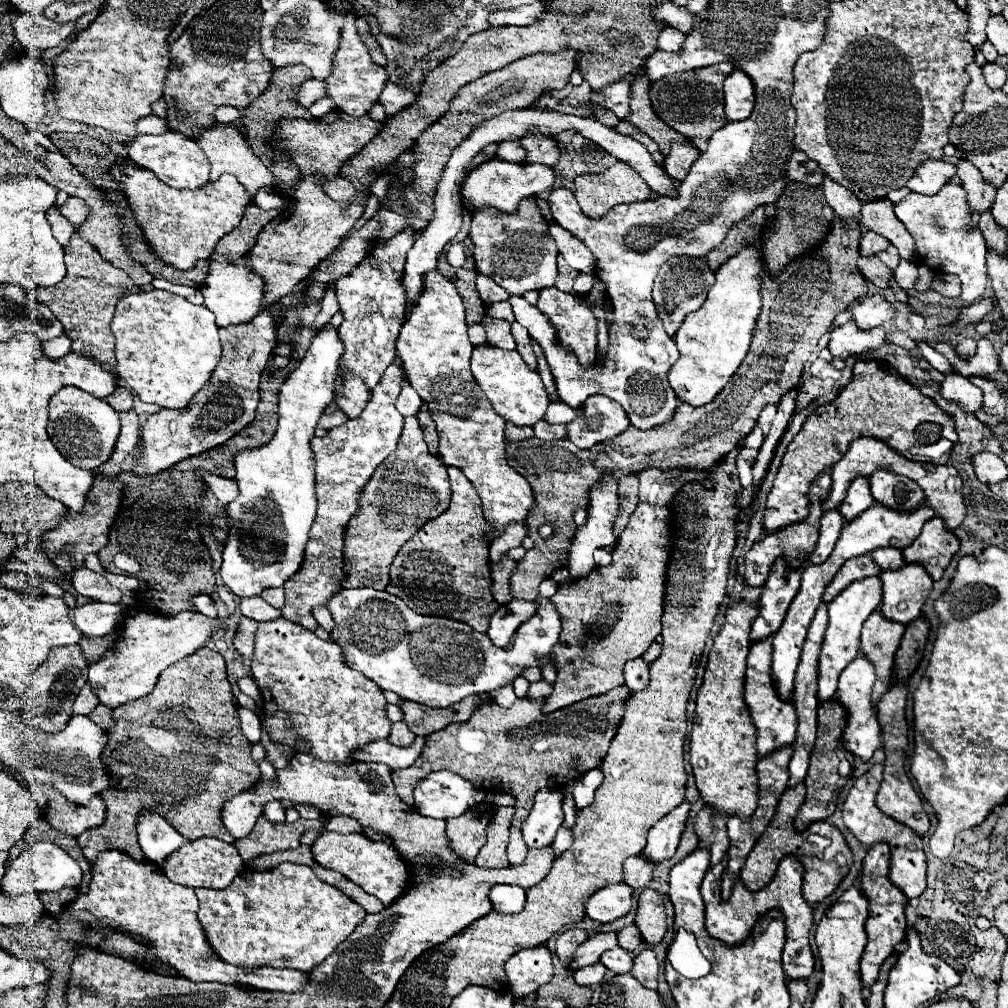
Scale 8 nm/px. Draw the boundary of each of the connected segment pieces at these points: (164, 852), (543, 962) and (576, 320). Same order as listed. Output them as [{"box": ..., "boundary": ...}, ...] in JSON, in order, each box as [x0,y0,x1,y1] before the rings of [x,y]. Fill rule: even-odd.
[{"box":[138,812,188,866],"boundary":[[[144,812],[142,818],[138,820],[138,842],[146,858],[160,866],[164,860],[176,852],[176,848],[182,848],[188,844],[180,832],[176,832],[162,816],[158,814],[148,814]]]},{"box":[506,946,552,998],"boundary":[[[534,946],[520,950],[516,956],[506,960],[506,974],[510,982],[510,992],[516,998],[534,994],[542,984],[552,978],[552,960],[546,946]]]},{"box":[536,280,606,368],"boundary":[[[600,280],[594,282],[592,290],[588,292],[588,298],[592,300],[592,304],[588,304],[580,296],[566,294],[566,292],[558,290],[556,286],[552,286],[552,288],[540,290],[540,300],[536,304],[538,310],[544,316],[548,316],[548,320],[554,324],[560,348],[564,348],[564,352],[568,352],[568,354],[574,354],[578,358],[578,364],[586,366],[586,368],[590,368],[594,364],[594,360],[596,360],[596,330],[598,330],[596,326],[598,326],[598,320],[594,316],[592,308],[596,306],[596,302],[602,302],[606,298],[604,284],[600,284]]]}]

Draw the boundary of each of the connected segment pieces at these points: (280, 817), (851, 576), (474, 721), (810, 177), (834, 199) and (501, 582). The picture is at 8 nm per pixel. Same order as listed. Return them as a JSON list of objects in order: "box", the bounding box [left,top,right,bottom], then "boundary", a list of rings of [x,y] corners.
[{"box":[262,802,286,824],"boundary":[[[268,802],[268,804],[264,804],[262,814],[264,814],[268,820],[272,820],[274,824],[286,822],[286,816],[284,816],[284,806],[282,806],[280,802]]]},{"box":[824,554,880,602],"boundary":[[[864,554],[864,556],[856,556],[852,560],[846,560],[844,566],[838,570],[838,574],[832,578],[832,582],[826,586],[826,592],[824,592],[824,602],[830,602],[834,600],[850,582],[854,580],[860,580],[860,578],[866,578],[866,576],[878,576],[880,574],[880,568],[876,568],[876,562]]]},{"box":[392,686,630,864],"boundary":[[[618,686],[602,696],[580,700],[572,706],[560,708],[556,712],[544,714],[544,700],[516,700],[512,708],[502,708],[492,700],[484,700],[484,704],[472,714],[468,722],[448,724],[444,730],[434,732],[426,738],[426,746],[418,760],[410,768],[394,770],[392,782],[400,800],[408,806],[414,804],[412,790],[414,786],[436,770],[450,770],[460,774],[466,780],[472,780],[482,790],[498,790],[516,796],[516,814],[510,828],[508,842],[508,860],[510,864],[522,864],[528,846],[522,840],[522,820],[526,820],[528,812],[534,806],[534,794],[542,788],[564,788],[566,776],[572,770],[572,762],[580,758],[580,770],[586,772],[596,768],[604,754],[608,752],[608,744],[616,734],[622,704],[630,696],[626,686]]]},{"box":[788,148,822,186],"boundary":[[[798,148],[794,150],[794,154],[788,160],[788,176],[796,182],[804,182],[804,184],[810,184],[810,186],[822,184],[820,166],[814,160],[810,160],[808,156],[804,156],[804,152],[800,152]]]},{"box":[824,176,862,220],"boundary":[[[824,176],[824,194],[826,194],[826,202],[832,206],[832,210],[842,220],[848,220],[848,218],[858,220],[862,202],[856,200],[856,196],[852,192],[848,192],[848,188],[844,188],[844,186],[828,180],[828,176]]]},{"box":[492,556,516,604],"boundary":[[[508,556],[502,560],[500,566],[492,564],[492,594],[498,604],[506,604],[512,600],[510,594],[510,576],[516,568],[516,562],[512,562]]]}]

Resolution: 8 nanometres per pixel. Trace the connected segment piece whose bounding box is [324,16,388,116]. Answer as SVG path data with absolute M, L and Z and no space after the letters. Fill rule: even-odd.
M354 16L346 18L344 28L340 32L340 48L336 50L336 56L334 56L334 62L332 62L332 72L324 80L328 96L336 102L336 106L340 110L348 112L350 116L362 116L378 100L378 96L380 96L386 80L388 80L386 70L382 66L378 66L378 64L372 62L366 46L358 38L358 32L354 28Z

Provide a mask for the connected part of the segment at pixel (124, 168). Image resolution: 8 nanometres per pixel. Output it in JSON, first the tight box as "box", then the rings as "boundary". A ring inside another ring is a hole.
{"box":[106,162,250,270],"boundary":[[[118,162],[106,172],[120,184],[120,188],[124,188],[124,196],[148,246],[162,262],[178,270],[190,270],[198,258],[210,258],[216,242],[238,226],[244,206],[250,204],[244,186],[232,174],[224,174],[216,182],[208,182],[204,188],[178,190],[158,180],[154,172],[134,164]]]}

